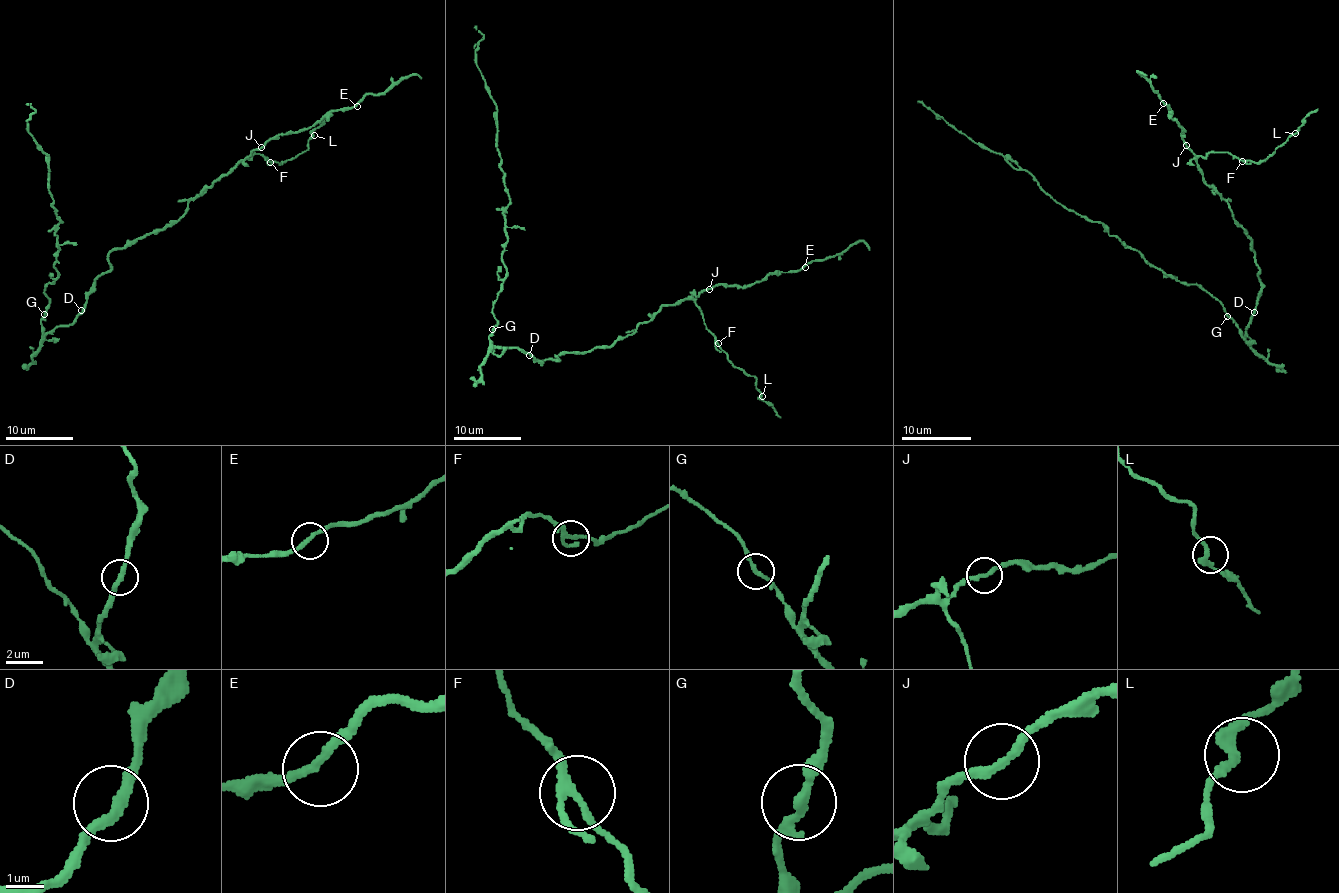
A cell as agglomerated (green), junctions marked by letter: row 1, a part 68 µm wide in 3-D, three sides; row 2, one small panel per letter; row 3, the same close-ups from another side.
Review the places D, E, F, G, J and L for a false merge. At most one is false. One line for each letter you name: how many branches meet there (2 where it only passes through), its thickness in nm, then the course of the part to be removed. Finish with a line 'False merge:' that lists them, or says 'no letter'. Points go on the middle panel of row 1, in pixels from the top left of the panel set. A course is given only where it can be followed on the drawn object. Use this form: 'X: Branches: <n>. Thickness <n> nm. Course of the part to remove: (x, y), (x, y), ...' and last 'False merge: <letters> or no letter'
False merge: no letter

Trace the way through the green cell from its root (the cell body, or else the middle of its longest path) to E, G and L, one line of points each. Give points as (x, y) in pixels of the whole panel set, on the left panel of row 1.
E: (85, 310), (86, 293), (110, 269), (112, 250), (173, 223), (188, 201), (272, 138), (357, 106)
G: (85, 310), (71, 323), (58, 325), (47, 332), (41, 325), (44, 313)
L: (85, 310), (112, 250), (173, 223), (246, 157), (282, 164), (314, 135)

